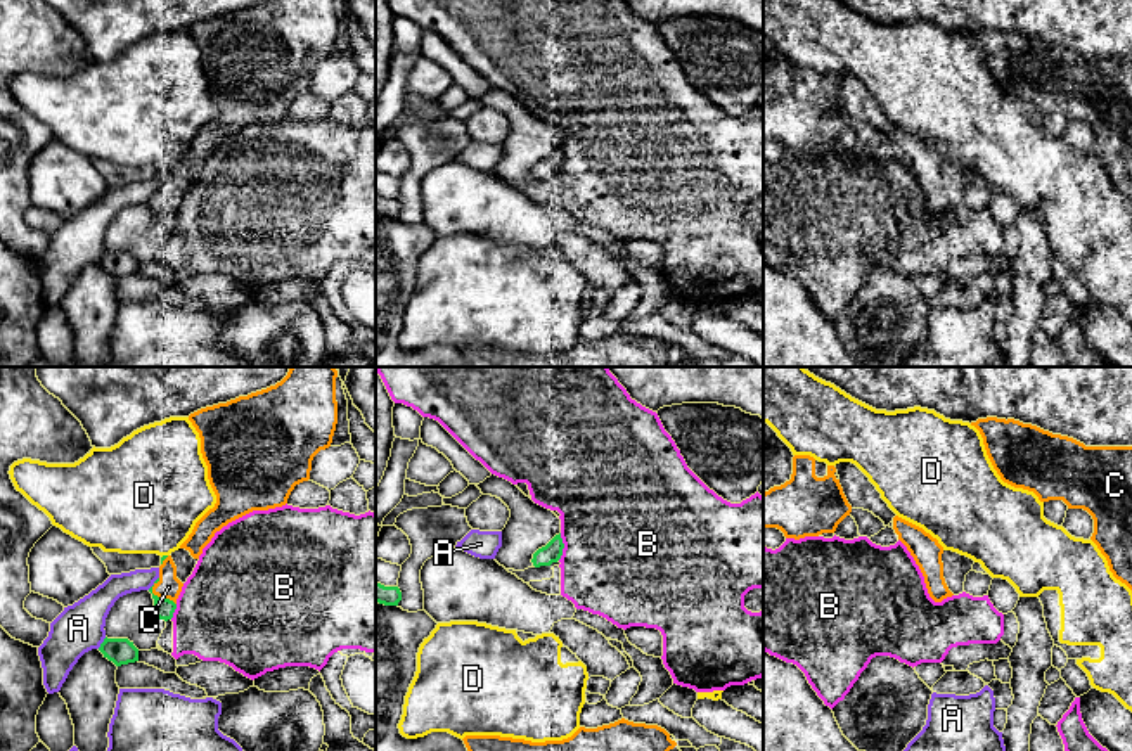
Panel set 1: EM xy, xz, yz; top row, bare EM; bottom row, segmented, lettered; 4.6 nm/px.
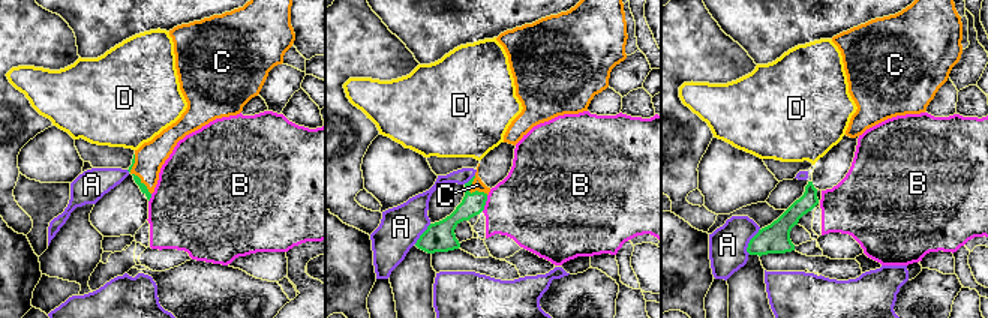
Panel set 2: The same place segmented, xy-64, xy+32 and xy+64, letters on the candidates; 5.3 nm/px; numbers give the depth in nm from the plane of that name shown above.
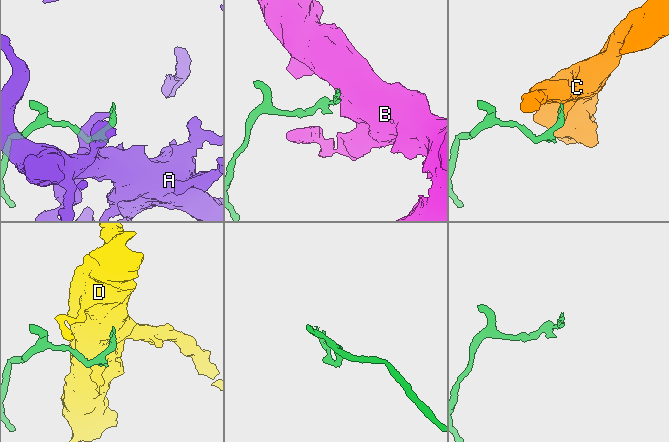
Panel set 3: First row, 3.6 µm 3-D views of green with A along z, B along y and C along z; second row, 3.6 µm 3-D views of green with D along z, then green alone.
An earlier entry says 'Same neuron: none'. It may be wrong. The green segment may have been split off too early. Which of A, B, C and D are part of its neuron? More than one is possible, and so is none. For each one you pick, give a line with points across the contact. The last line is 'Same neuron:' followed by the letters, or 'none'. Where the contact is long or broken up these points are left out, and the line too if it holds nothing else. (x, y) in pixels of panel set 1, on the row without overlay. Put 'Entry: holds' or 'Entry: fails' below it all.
Same neuron: C
Entry: fails

